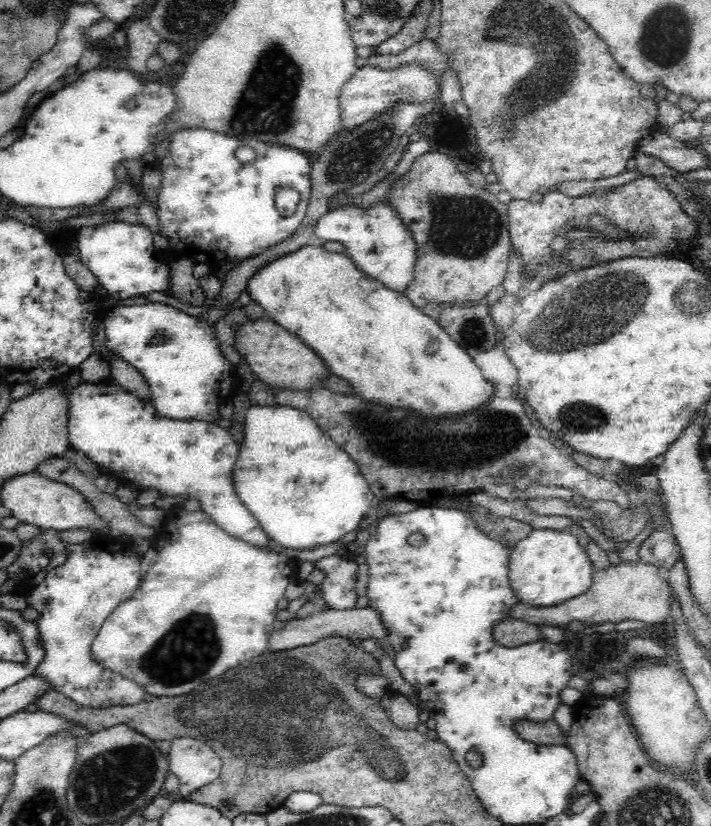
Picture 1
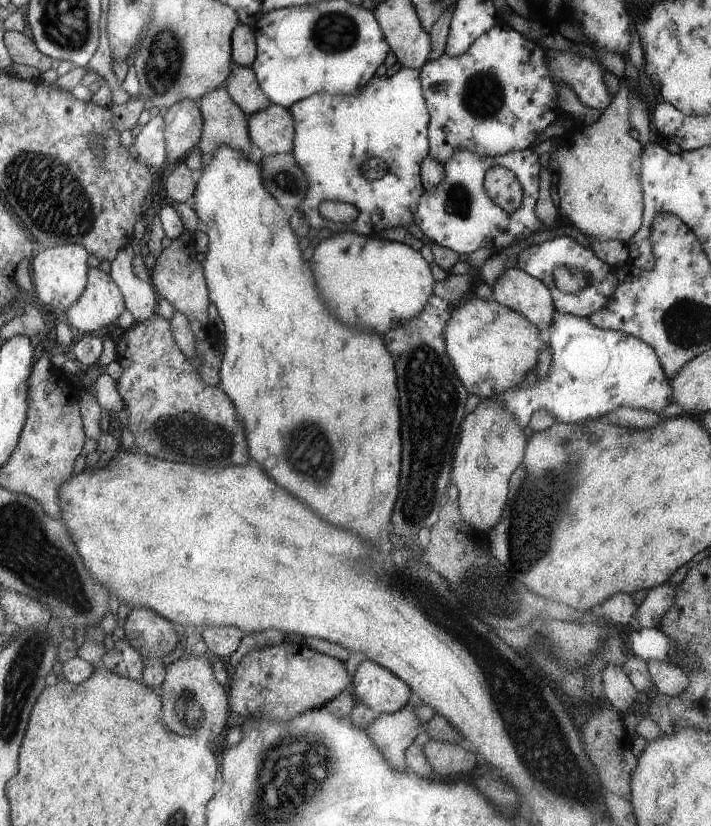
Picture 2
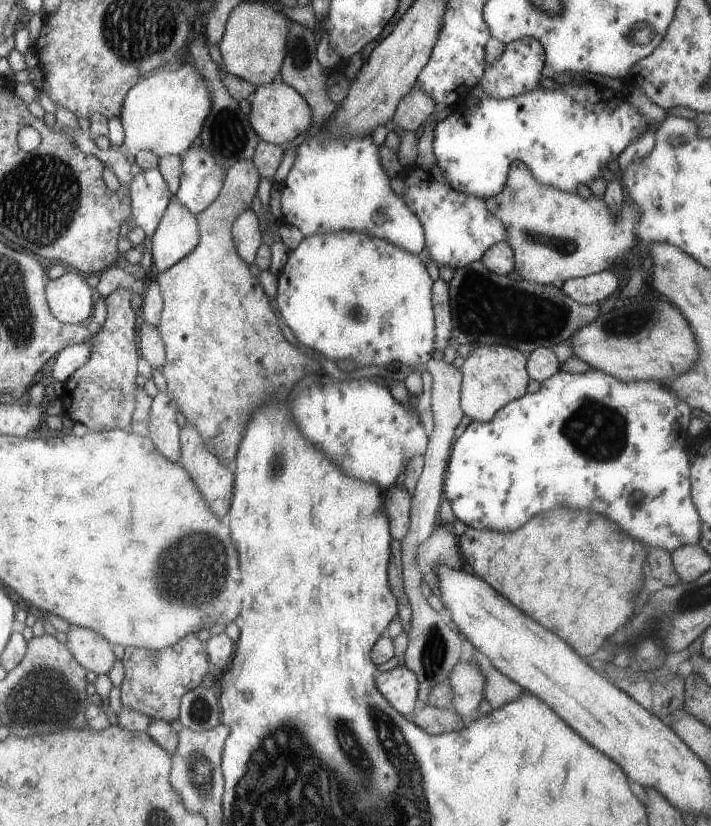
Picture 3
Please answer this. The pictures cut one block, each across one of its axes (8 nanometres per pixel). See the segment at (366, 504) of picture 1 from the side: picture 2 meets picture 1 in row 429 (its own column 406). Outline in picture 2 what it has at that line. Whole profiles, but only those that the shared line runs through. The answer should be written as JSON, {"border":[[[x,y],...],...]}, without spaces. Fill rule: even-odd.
{"border":[[[351,232],[335,234],[314,248],[311,266],[323,300],[347,324],[359,320],[359,328],[373,328],[377,334],[389,333],[395,326],[418,317],[431,294],[431,270],[420,252],[381,238],[359,238]],[[359,242],[363,242],[359,246]],[[355,314],[355,316],[353,316]]]}

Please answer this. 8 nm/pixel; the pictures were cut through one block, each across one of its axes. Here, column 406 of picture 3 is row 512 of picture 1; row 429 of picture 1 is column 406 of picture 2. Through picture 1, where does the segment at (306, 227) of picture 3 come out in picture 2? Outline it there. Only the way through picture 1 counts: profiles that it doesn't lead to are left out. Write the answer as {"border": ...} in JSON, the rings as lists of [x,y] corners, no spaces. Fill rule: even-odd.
{"border":[[[401,67],[392,76],[371,77],[363,90],[359,90],[359,94],[310,94],[294,102],[288,109],[291,118],[294,118],[294,148],[290,153],[307,178],[307,192],[294,211],[301,212],[309,226],[329,228],[333,232],[351,230],[365,237],[381,228],[403,228],[414,223],[415,209],[424,191],[421,181],[422,162],[430,154],[429,139],[426,137],[430,115],[422,93],[421,70]],[[325,200],[347,202],[355,206],[359,212],[355,222],[333,224],[324,219],[319,214],[318,206]]]}

